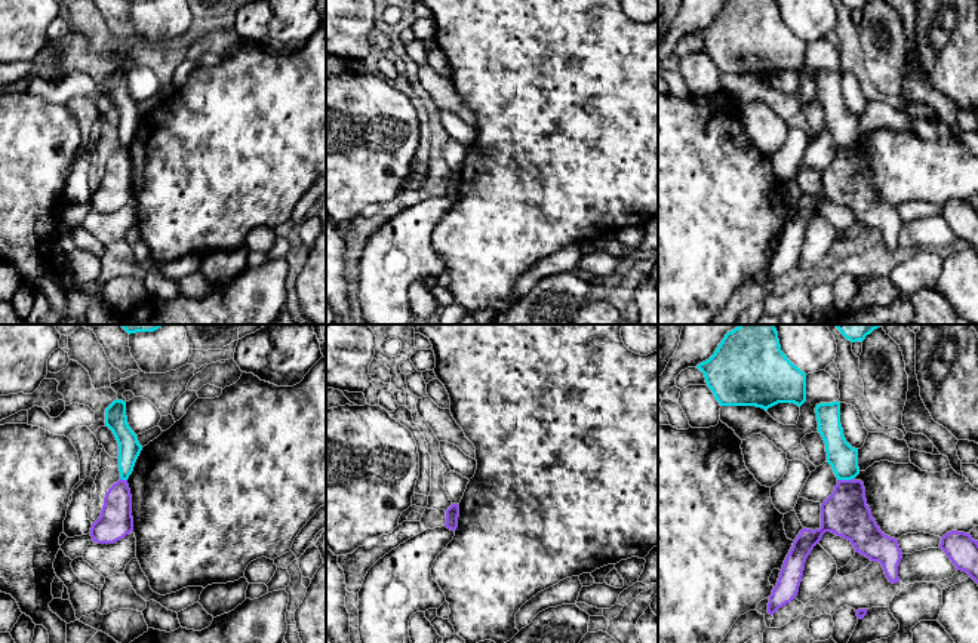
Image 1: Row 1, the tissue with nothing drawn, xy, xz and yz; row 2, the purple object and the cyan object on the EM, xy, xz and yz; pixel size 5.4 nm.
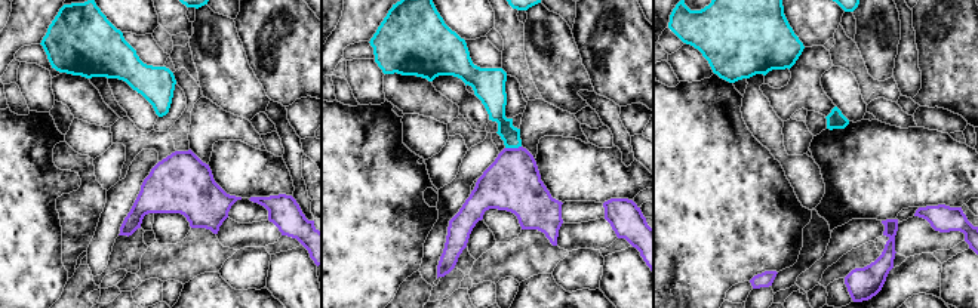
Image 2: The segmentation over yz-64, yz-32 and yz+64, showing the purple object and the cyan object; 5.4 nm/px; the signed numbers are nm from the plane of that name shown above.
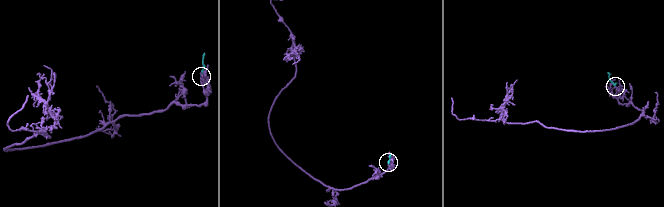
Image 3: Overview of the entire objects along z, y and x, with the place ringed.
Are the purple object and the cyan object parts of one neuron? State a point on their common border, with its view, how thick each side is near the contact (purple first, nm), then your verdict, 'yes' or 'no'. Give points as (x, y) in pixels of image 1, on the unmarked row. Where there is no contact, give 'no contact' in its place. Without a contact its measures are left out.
meets purple in yz at (845, 148); 260 nm thick on the purple side, 160 nm on the other; no

